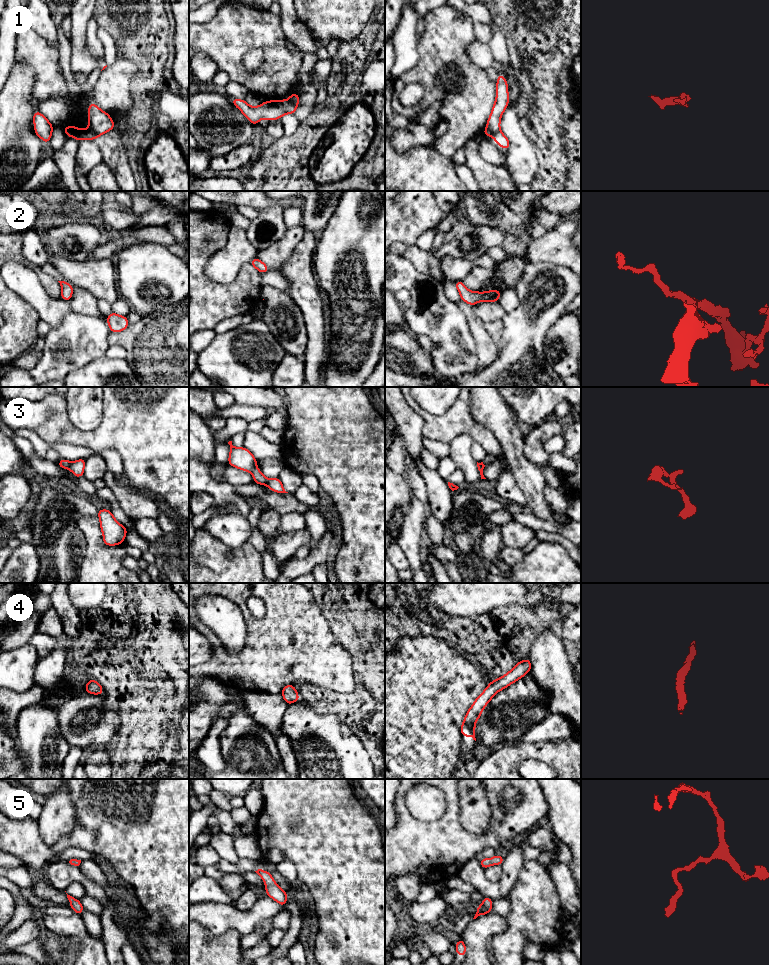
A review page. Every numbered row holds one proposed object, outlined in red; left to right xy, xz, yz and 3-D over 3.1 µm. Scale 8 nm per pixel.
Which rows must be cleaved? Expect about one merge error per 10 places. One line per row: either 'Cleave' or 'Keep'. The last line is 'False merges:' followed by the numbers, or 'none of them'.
1: Cleave
2: Keep
3: Cleave
4: Keep
5: Keep
False merges: 1, 3

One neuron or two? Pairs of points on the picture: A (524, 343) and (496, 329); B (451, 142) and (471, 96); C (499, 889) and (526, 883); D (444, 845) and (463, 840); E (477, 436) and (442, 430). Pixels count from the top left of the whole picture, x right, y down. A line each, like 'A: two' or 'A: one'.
A: two
B: one
C: two
D: one
E: one

